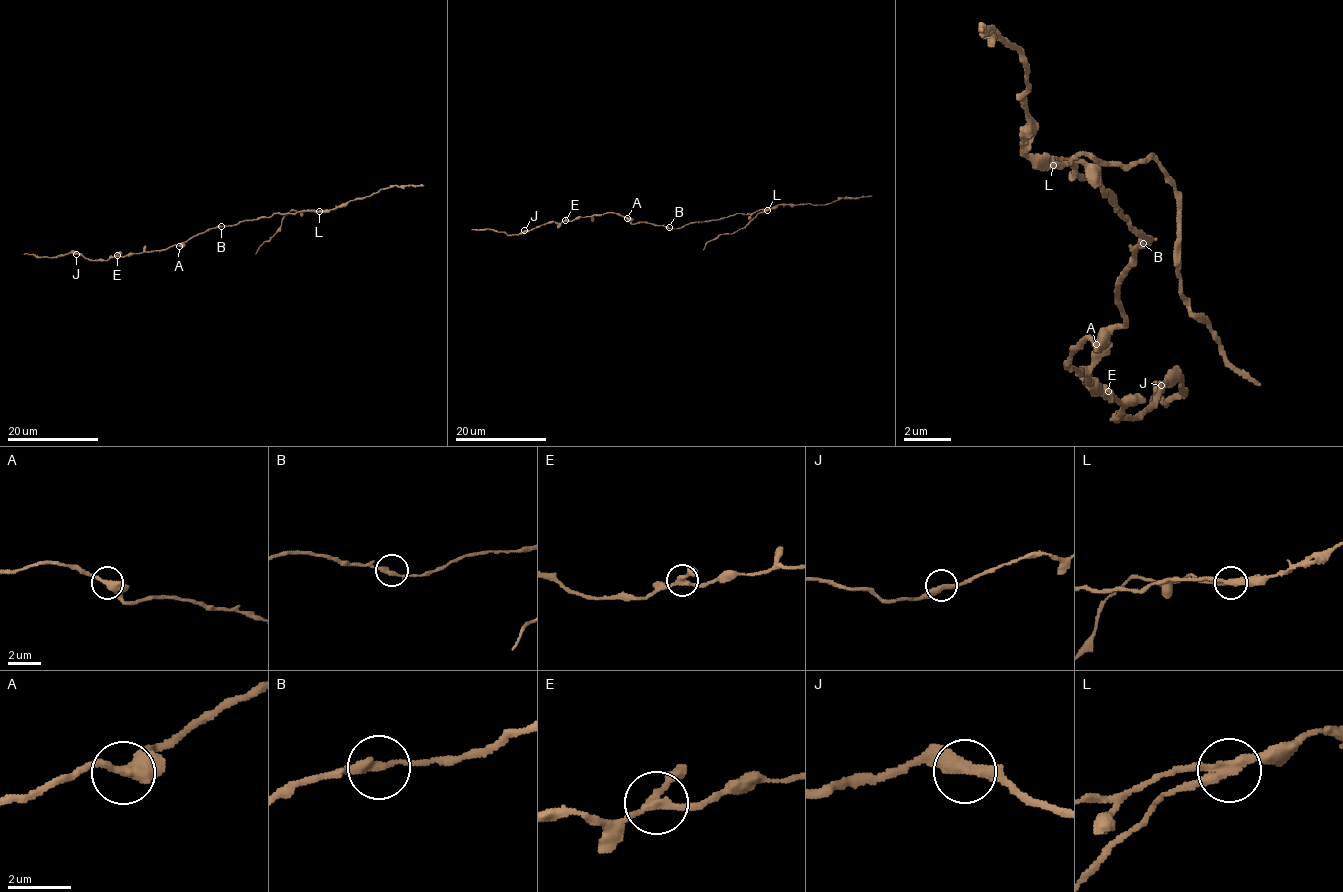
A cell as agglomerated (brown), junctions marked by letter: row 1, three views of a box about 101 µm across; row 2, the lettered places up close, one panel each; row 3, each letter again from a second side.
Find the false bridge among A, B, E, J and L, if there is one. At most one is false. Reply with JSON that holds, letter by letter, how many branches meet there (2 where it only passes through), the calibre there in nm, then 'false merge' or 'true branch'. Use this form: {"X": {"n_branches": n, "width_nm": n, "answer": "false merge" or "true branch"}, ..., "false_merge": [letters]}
{"A": {"n_branches": 2, "width_nm": 400, "answer": "true branch"}, "B": {"n_branches": 2, "width_nm": 260, "answer": "true branch"}, "E": {"n_branches": 3, "width_nm": 240, "answer": "true branch"}, "J": {"n_branches": 2, "width_nm": 360, "answer": "true branch"}, "L": {"n_branches": 3, "width_nm": 280, "answer": "false merge"}, "false_merge": ["L"]}

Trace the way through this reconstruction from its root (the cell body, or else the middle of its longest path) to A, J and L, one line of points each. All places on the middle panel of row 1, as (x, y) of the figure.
A: (669, 228), (651, 223), (632, 224), (627, 218)
J: (669, 228), (651, 223), (631, 224), (621, 216), (609, 212), (561, 223), (548, 221), (524, 230)
L: (669, 228), (767, 210)

